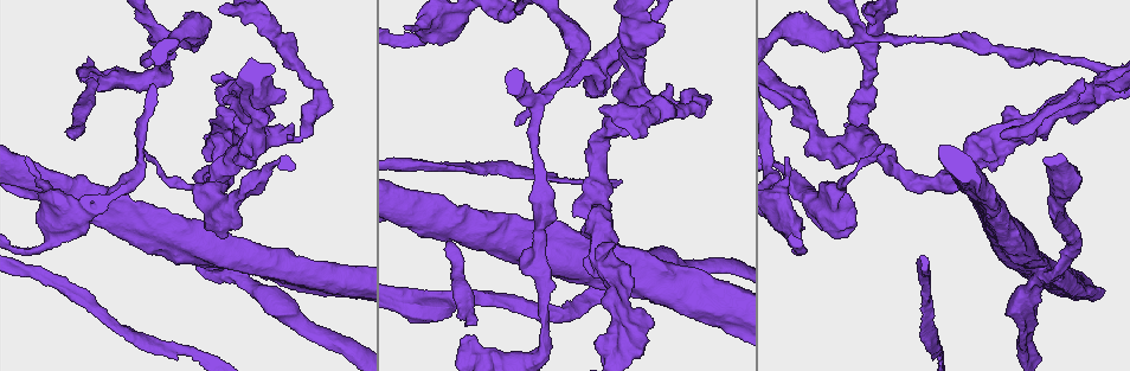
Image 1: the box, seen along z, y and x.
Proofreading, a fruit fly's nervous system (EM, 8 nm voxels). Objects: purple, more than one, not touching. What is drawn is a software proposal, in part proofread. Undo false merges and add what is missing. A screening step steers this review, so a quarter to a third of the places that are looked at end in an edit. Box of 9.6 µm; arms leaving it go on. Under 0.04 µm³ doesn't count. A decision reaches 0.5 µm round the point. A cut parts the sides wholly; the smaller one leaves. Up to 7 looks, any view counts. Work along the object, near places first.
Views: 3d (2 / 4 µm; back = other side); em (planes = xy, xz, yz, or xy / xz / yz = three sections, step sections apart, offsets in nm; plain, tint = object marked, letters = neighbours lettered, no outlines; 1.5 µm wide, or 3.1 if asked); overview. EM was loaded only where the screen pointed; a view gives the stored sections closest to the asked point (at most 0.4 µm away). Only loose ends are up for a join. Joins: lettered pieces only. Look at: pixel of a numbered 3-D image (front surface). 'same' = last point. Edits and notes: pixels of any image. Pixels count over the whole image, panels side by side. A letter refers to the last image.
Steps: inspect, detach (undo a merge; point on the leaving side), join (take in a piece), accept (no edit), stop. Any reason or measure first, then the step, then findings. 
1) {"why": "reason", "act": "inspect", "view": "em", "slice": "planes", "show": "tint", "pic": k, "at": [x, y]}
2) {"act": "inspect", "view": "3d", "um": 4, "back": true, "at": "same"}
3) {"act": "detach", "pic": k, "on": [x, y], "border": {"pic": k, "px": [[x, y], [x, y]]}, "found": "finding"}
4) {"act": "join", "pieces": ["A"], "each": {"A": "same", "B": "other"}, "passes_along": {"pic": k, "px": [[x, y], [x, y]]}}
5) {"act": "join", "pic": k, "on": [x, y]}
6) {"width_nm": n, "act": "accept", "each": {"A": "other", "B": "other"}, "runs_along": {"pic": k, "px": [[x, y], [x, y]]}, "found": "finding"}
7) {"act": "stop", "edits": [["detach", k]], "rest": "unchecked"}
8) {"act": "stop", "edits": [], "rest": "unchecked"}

{"why": "an open end", "act": "inspect", "view": "3d", "um": 4, "pic": 1, "at": [241, 224]}

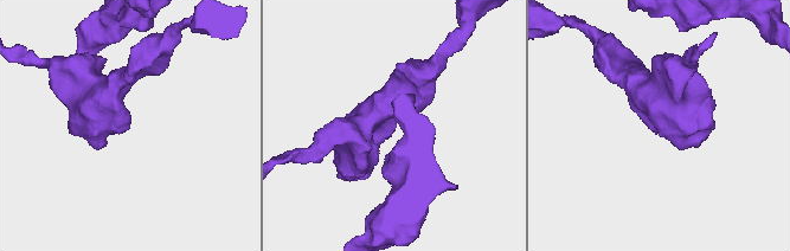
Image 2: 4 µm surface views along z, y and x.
{"why": "need the tissue", "act": "inspect", "view": "em", "slice": "yz", "step": 4, "show": "letters", "pic": 2, "at": [396, 124]}

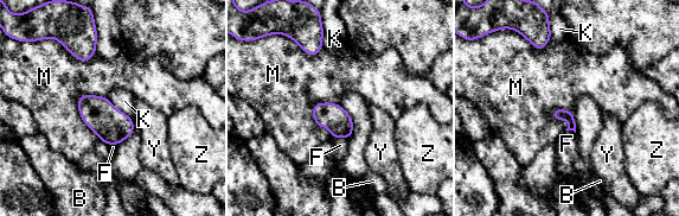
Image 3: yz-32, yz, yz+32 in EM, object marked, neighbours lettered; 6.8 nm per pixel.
{"longest_contact_nm": ["M", 340], "act": "accept", "each": {"B": "other", "F": "other", "K": "other", "M": "other", "Y": "other", "Z": "other"}, "found": "none of them fits"}

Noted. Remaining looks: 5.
{"why": "thin neck", "act": "inspect", "view": "3d", "um": 2, "back": true, "pic": 1, "at": [300, 137]}

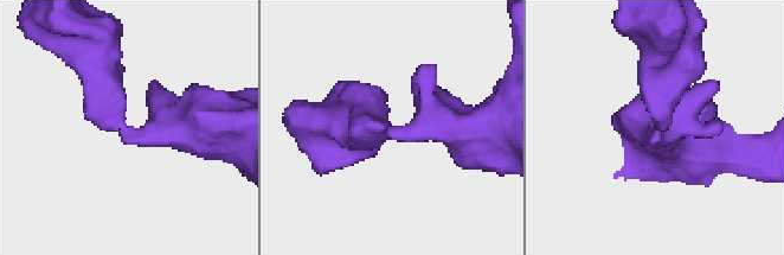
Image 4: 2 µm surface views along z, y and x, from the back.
{"act": "inspect", "view": "em", "slice": "planes", "show": "tint", "pic": 4, "at": [390, 127]}

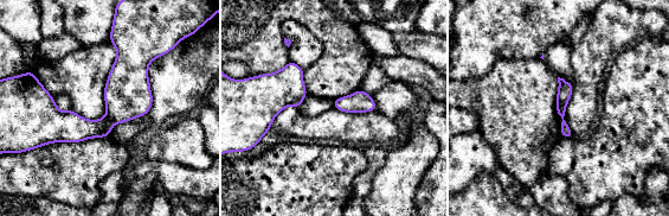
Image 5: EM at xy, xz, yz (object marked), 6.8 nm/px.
{"why": "what lies round it", "act": "inspect", "view": "em", "slice": "planes", "show": "letters", "at": "same"}

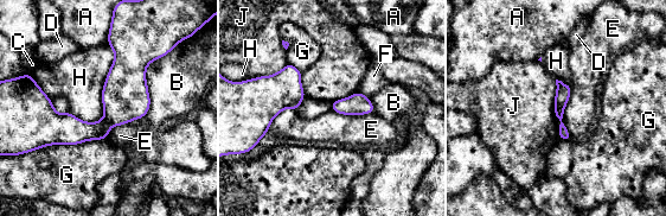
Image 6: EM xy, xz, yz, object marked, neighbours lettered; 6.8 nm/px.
{"width_nm": 100, "act": "detach", "pic": 6, "on": [125, 96], "each": {"A": "other", "B": "other", "C": "other", "D": "other", "E": "other", "F": "other", "G": "other", "H": "other", "J": "other"}, "border": {"pic": 6, "px": [[103, 118], [109, 126]]}, "found": "two neurons meet here"}

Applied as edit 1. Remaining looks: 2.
{"act": "stop", "edits": [["detach", 6]], "rest": "unchecked"}

